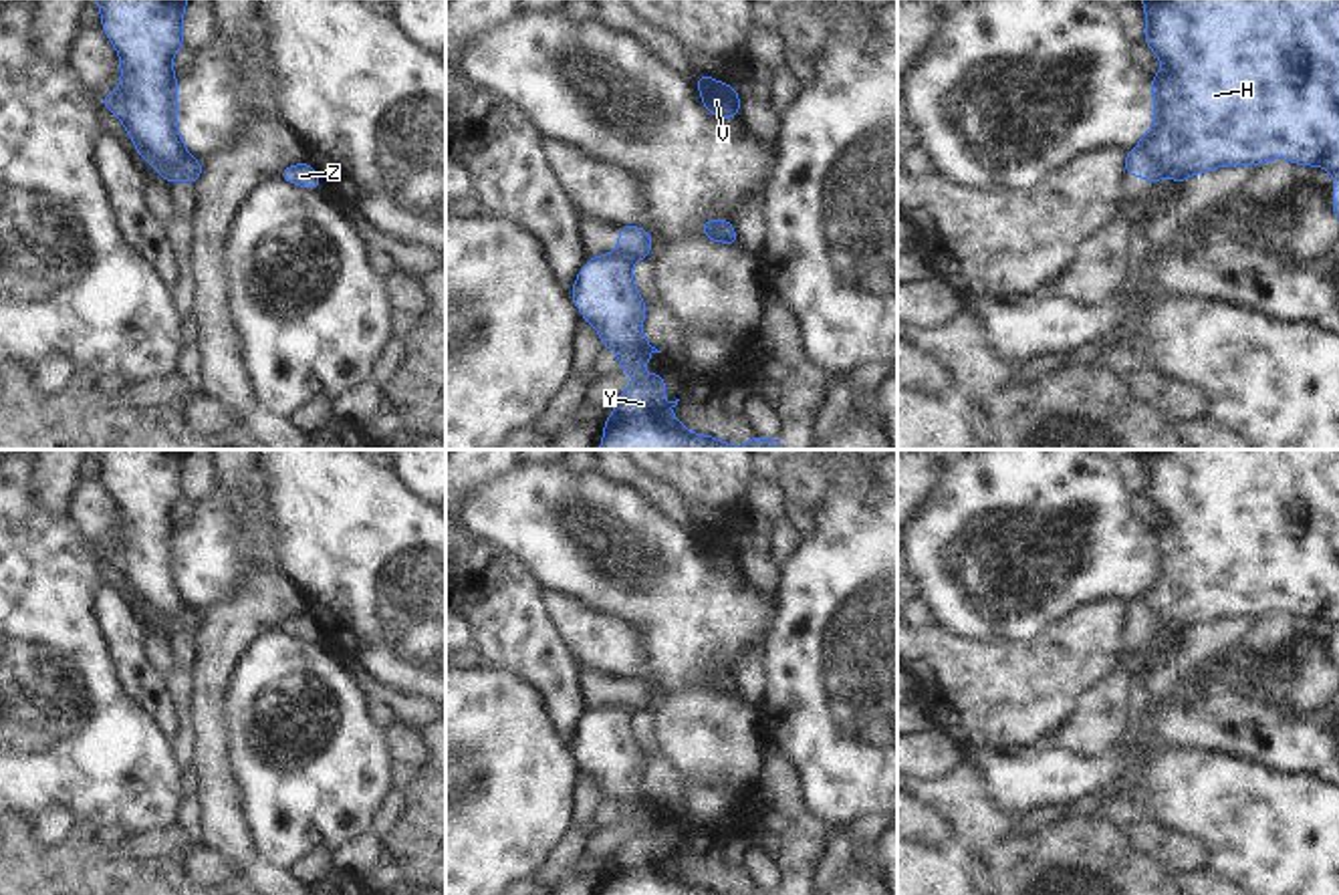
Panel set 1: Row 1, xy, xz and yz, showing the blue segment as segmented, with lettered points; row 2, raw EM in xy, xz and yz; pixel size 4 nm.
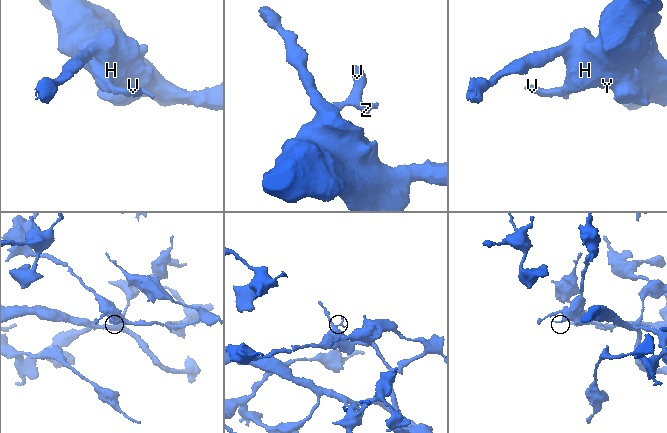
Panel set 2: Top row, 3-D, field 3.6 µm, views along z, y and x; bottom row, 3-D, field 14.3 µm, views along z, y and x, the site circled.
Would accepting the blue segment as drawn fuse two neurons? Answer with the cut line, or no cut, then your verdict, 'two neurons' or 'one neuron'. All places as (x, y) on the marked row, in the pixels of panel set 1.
yz (1140, 144), (1162, 176) | two neurons

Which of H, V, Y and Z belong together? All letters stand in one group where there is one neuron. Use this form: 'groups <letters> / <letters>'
groups H Y / V Z

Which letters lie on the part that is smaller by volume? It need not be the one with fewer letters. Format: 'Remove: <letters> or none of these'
Remove: V, Z

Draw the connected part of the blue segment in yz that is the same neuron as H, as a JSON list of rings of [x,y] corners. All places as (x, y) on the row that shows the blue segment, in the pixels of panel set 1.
[[[1141,0],[1147,14],[1145,42],[1162,60],[1164,73],[1151,75],[1155,121],[1139,145],[1160,165],[1162,177],[1184,183],[1198,171],[1222,165],[1260,165],[1285,157],[1297,165],[1323,165],[1333,173],[1333,214],[1339,218],[1339,0]]]

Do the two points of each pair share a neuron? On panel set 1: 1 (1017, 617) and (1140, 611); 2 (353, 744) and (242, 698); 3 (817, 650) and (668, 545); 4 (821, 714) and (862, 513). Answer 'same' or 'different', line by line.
1: different
2: same
3: different
4: same

